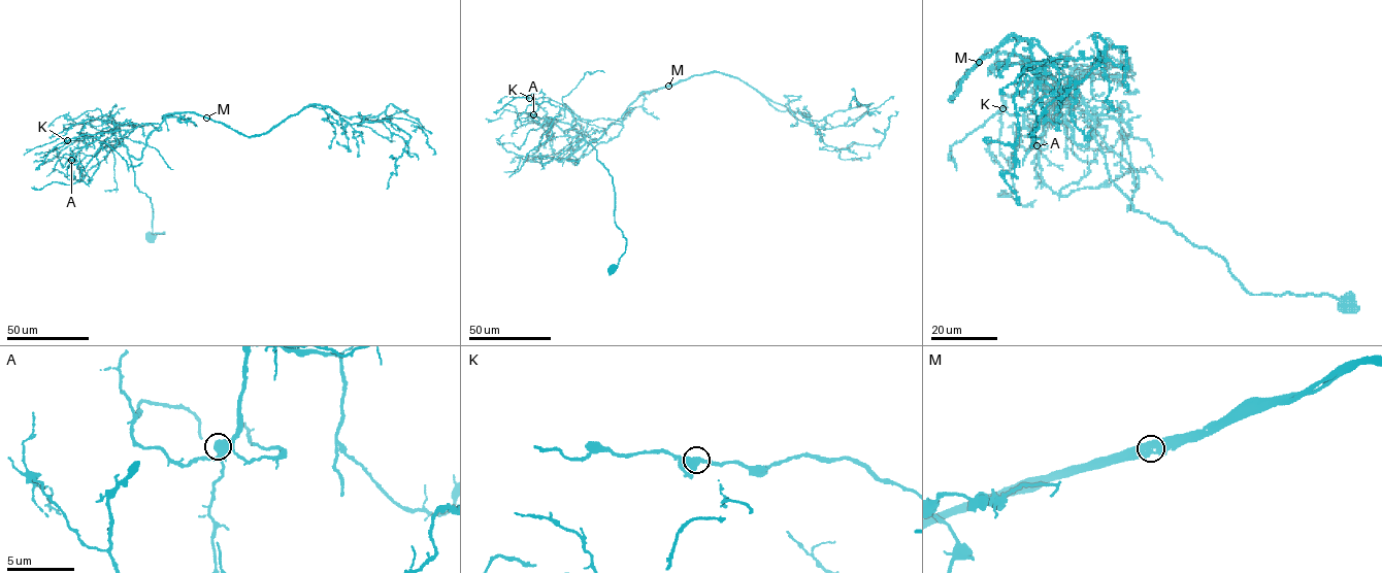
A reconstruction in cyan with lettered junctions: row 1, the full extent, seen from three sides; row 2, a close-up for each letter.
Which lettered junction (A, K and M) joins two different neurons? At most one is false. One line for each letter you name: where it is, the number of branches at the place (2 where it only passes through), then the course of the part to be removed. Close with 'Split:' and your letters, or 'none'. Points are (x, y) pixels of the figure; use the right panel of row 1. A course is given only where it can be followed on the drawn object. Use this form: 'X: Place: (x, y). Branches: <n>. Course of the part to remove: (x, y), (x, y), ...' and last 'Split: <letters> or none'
M: Place: (979, 62). Branches: 2. Course of the part to remove: (979, 61), (950, 101), (1008, 36), (1049, 73), (1028, 67), (1014, 97), (1004, 175), (1019, 204)
Split: M

